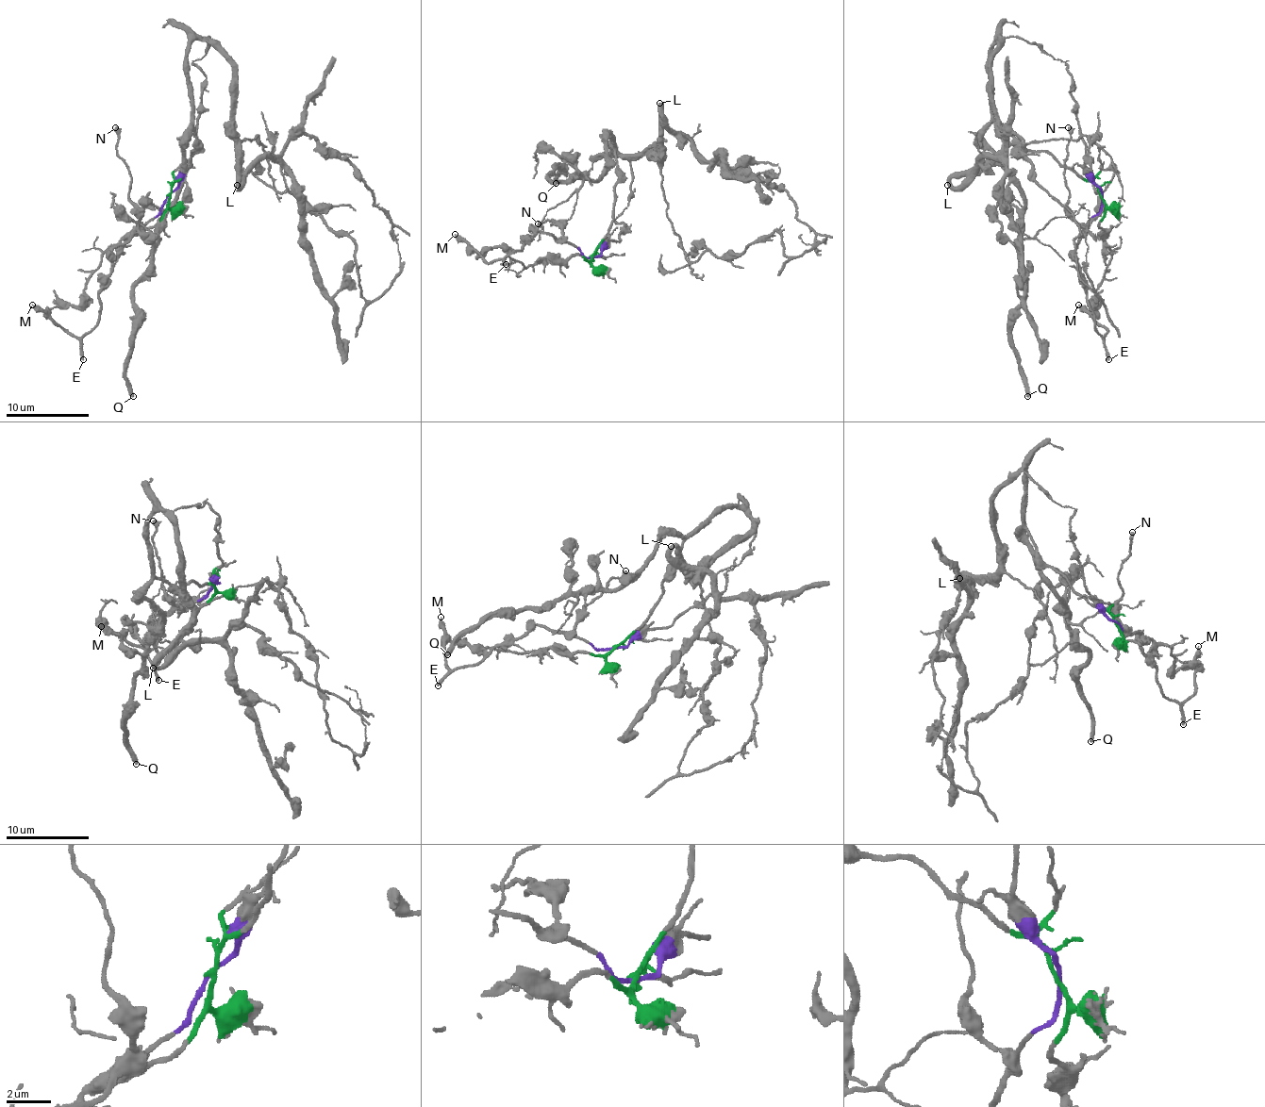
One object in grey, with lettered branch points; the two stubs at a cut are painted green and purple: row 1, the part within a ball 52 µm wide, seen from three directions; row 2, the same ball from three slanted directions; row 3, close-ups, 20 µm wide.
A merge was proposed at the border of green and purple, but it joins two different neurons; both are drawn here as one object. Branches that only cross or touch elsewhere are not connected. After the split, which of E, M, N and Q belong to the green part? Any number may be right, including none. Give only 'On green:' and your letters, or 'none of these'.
On green: Q

